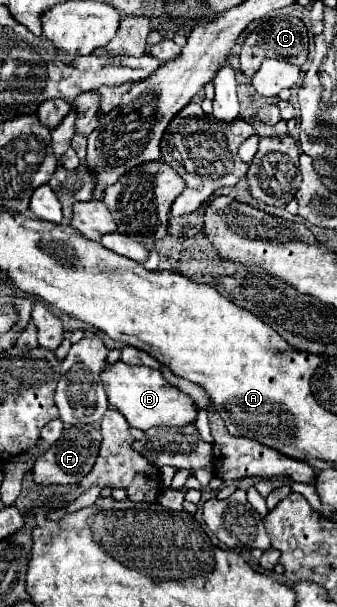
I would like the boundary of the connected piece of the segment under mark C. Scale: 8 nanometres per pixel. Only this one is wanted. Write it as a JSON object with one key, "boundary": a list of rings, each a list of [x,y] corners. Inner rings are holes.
{"boundary":[[[275,16],[269,20],[263,20],[243,42],[241,48],[241,62],[239,62],[239,70],[247,76],[253,78],[253,74],[259,70],[261,62],[267,58],[275,58],[275,60],[287,60],[289,64],[297,64],[303,66],[307,60],[307,46],[309,46],[309,38],[307,38],[307,28],[299,18],[293,16]]]}

